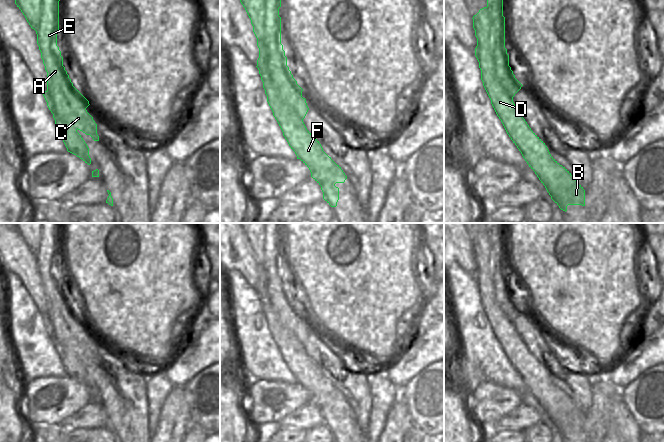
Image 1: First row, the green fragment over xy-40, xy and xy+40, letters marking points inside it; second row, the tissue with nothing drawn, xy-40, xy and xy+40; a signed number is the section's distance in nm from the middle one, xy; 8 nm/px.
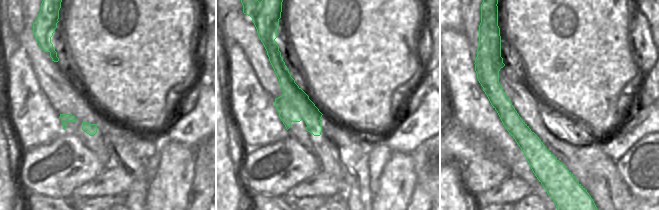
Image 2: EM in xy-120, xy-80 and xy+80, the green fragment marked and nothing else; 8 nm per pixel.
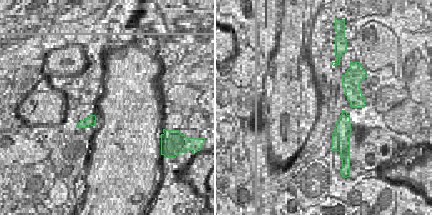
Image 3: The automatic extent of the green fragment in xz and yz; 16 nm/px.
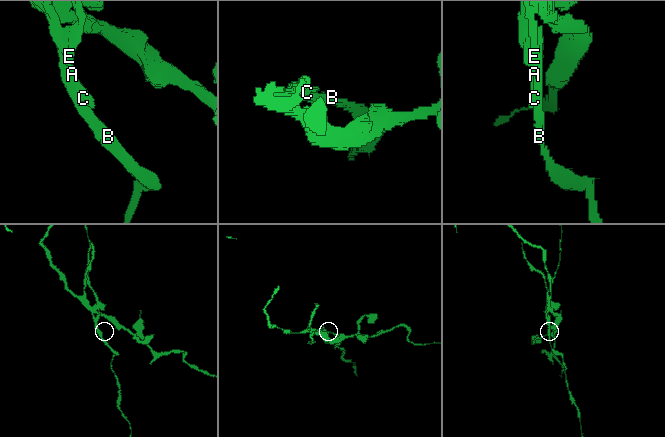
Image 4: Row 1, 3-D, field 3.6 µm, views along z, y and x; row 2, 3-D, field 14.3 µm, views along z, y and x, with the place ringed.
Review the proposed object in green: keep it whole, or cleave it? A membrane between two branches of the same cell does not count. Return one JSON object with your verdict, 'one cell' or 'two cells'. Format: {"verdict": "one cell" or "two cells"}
{"verdict": "two cells"}

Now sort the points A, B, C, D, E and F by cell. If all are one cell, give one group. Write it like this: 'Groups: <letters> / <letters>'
Groups: A C E / B D F

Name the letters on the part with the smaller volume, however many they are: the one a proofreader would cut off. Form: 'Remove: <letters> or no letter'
Remove: B, D, F

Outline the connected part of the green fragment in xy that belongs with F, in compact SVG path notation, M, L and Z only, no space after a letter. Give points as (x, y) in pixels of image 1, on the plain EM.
M239 223L245 232L257 262L259 282L257 292L263 306L267 326L277 344L283 360L291 373L310 394L311 401L321 410L323 423L336 431L339 424L339 412L336 407L344 407L347 400L331 381L329 381L319 365L307 354L303 343L275 312L269 298L269 282L265 270L265 223Z

